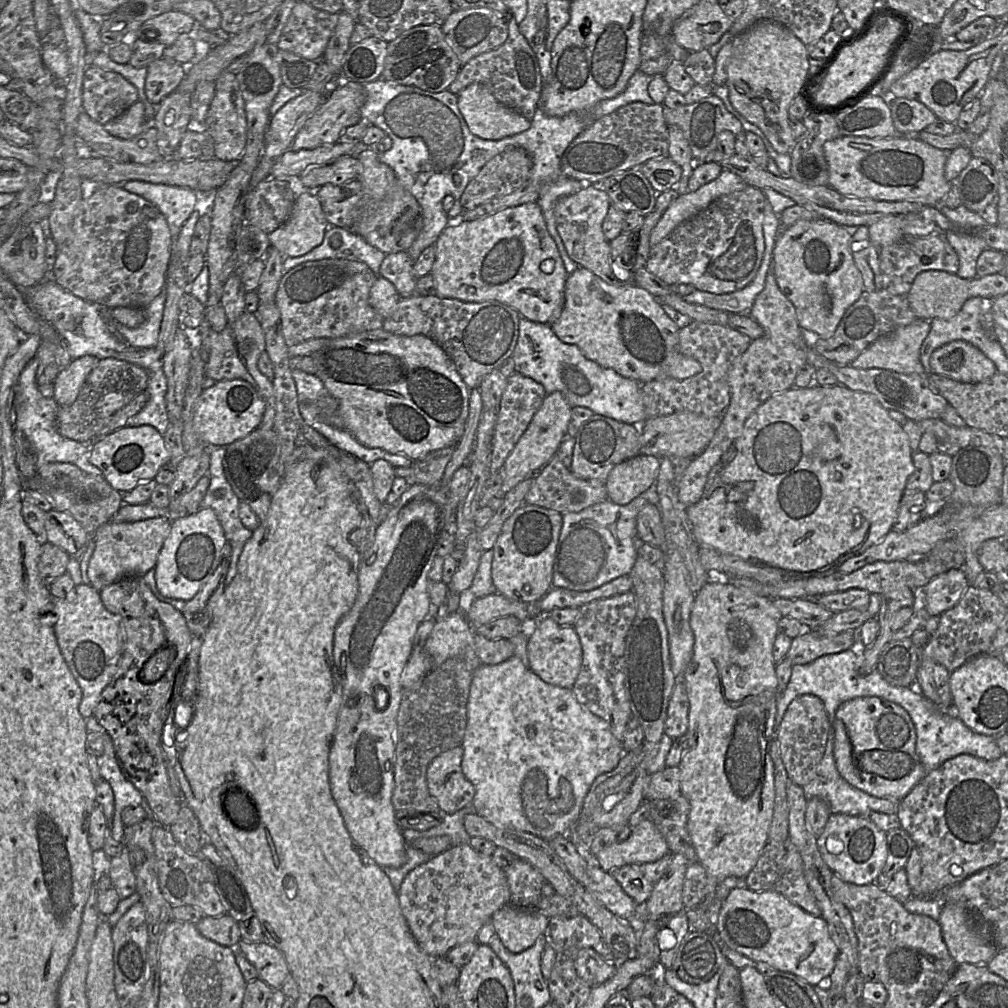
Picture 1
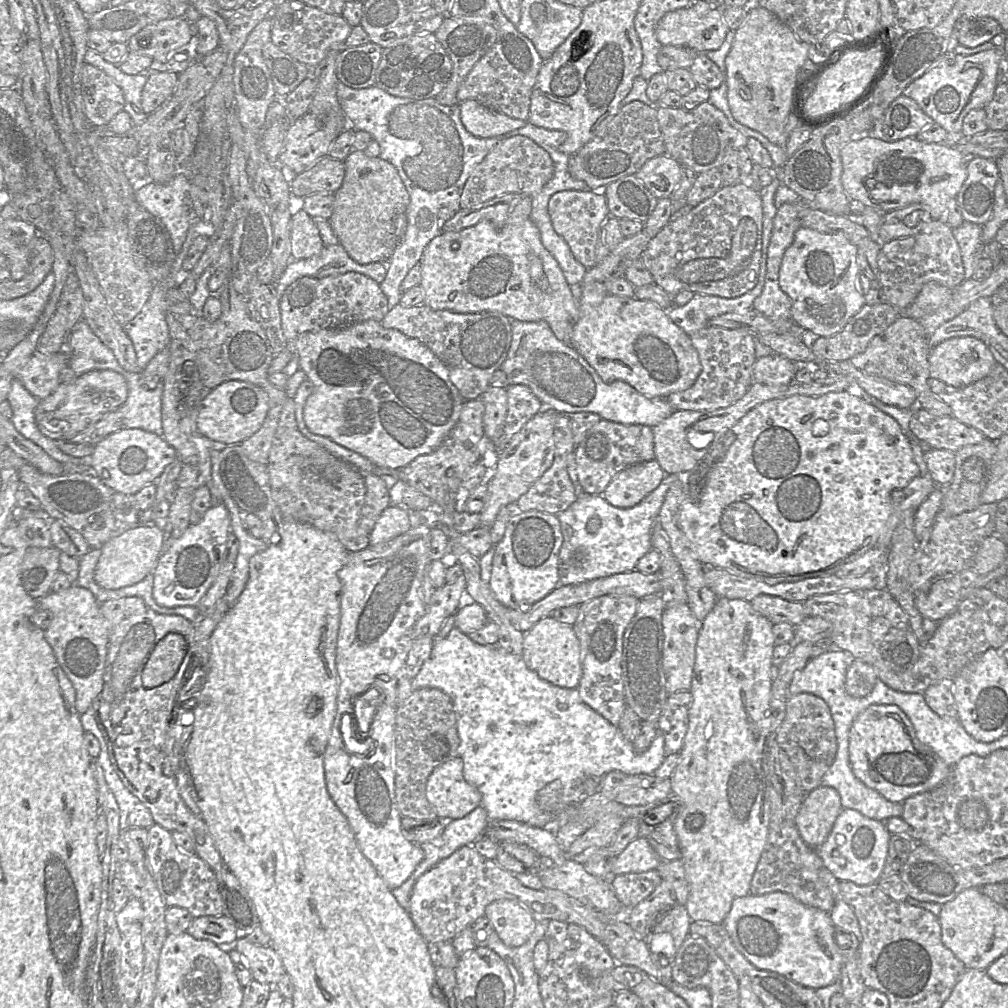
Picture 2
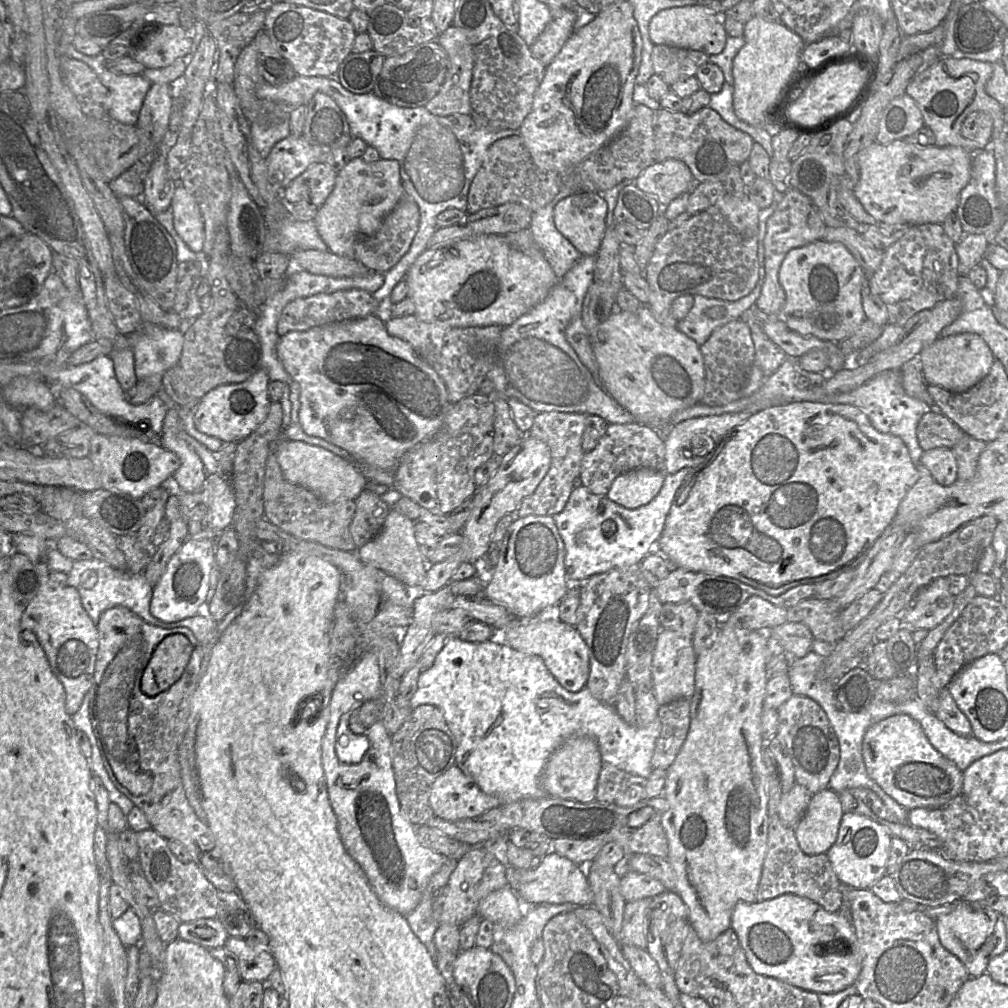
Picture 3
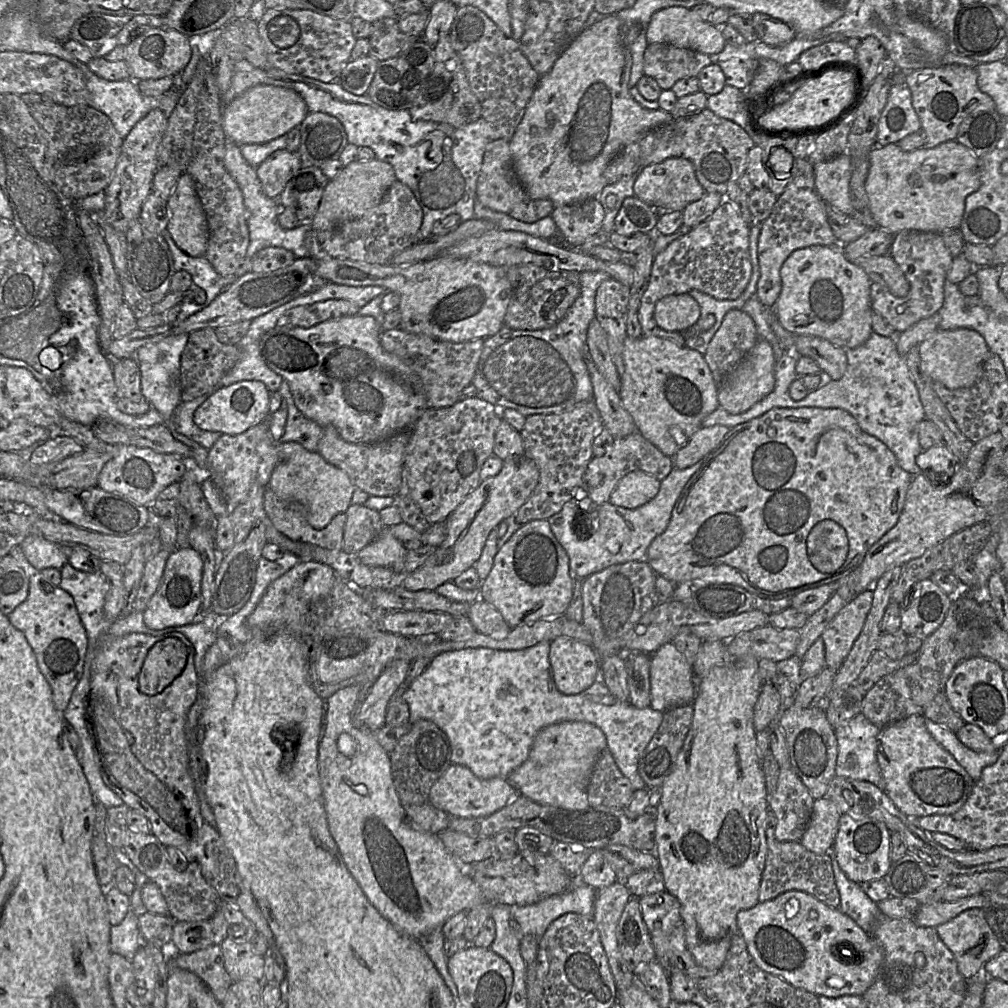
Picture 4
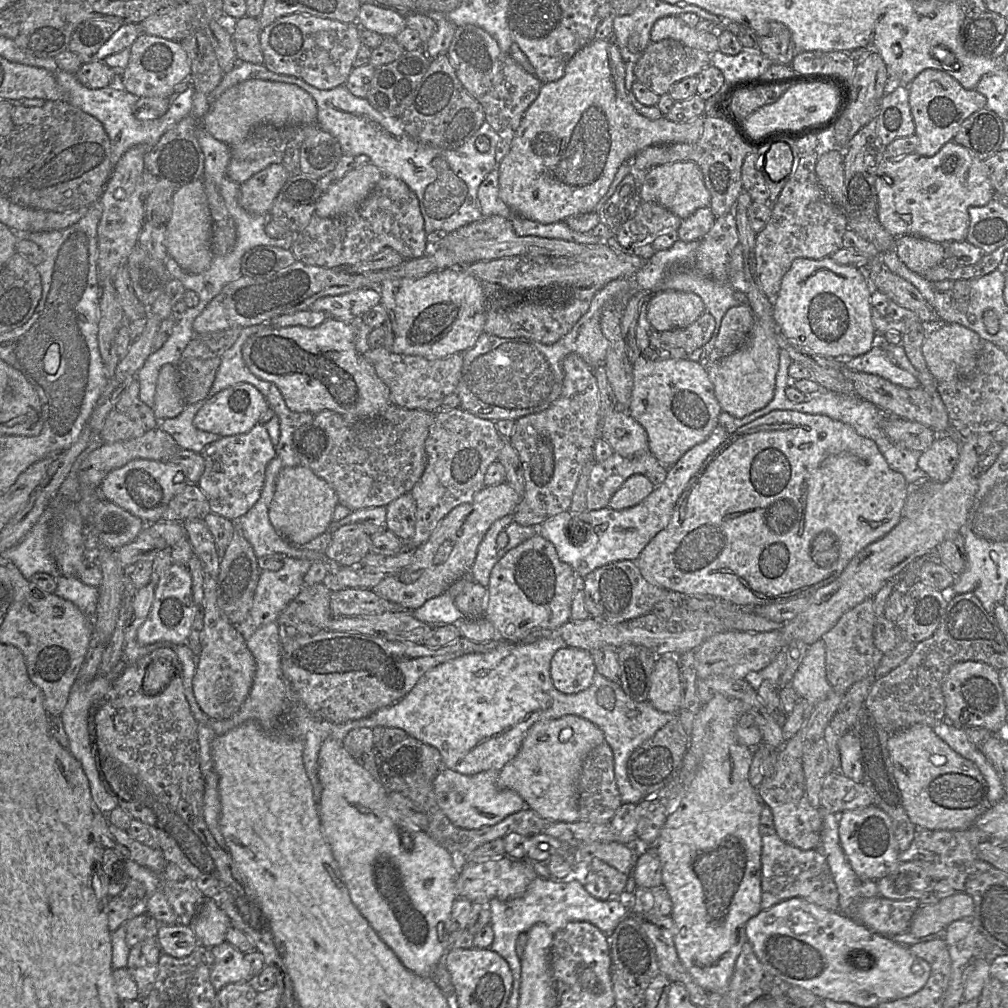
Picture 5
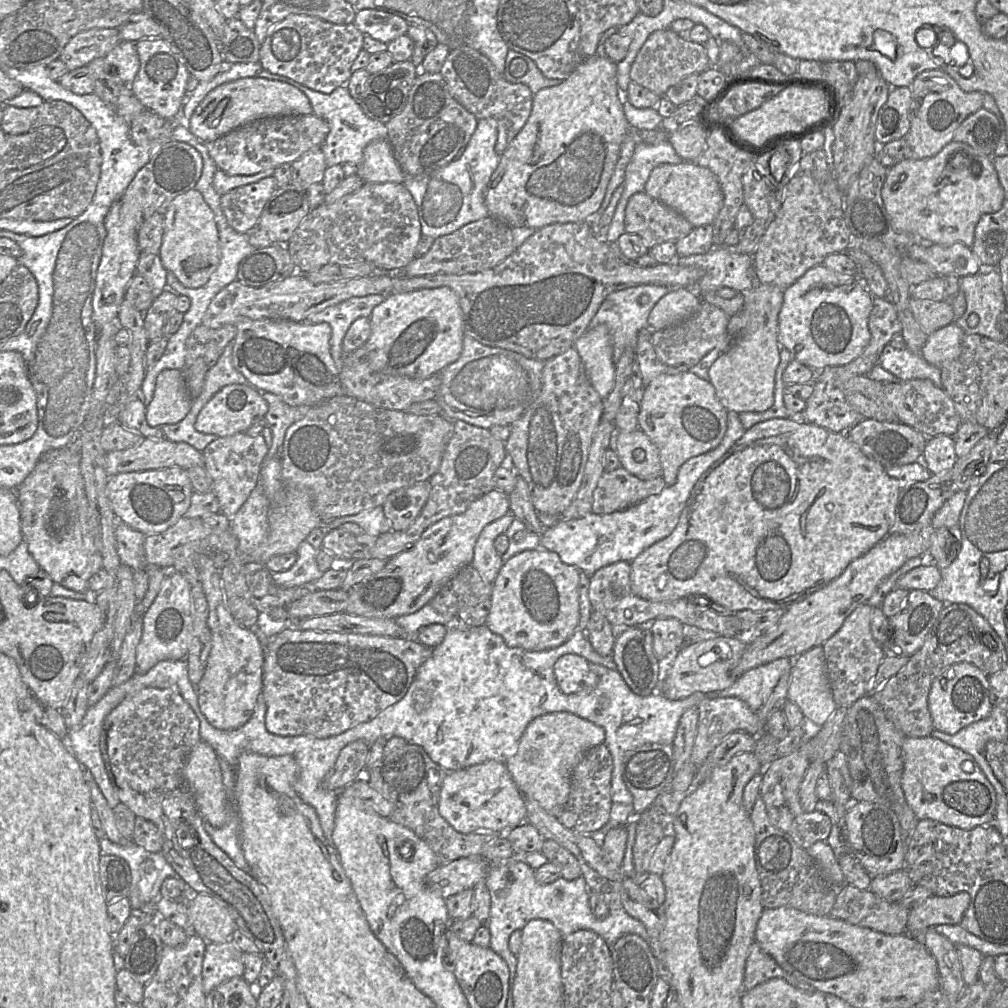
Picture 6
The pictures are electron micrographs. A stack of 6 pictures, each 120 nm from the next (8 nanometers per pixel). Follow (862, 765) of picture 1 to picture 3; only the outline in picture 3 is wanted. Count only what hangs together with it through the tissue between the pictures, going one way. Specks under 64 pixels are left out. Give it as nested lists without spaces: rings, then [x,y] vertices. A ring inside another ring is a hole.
[[[895,714],[871,725],[862,741],[862,756],[869,777],[906,810],[940,807],[963,787],[963,771],[939,753],[920,724],[905,714]]]

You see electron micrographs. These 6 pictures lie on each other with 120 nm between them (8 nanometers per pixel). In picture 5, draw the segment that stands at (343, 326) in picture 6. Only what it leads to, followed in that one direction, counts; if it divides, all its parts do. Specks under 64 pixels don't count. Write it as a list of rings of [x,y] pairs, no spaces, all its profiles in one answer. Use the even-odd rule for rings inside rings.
[[[359,289],[342,295],[319,298],[309,310],[324,312],[328,318],[351,323],[359,321],[364,313],[380,301],[381,294],[378,289]]]

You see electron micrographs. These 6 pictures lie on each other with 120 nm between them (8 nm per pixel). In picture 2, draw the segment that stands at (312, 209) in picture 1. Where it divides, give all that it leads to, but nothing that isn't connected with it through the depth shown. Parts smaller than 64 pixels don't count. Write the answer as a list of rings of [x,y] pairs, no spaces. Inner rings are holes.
[[[303,209],[292,215],[290,243],[291,260],[316,256],[324,247],[314,219]]]

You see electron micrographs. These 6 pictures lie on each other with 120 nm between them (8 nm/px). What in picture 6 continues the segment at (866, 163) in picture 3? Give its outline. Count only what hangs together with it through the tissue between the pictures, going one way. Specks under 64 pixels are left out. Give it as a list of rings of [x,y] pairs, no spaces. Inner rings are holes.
[[[952,140],[933,157],[920,160],[903,159],[890,167],[881,189],[881,197],[891,226],[896,232],[907,233],[926,244],[962,243],[972,248],[979,219],[984,214],[995,213],[1001,209],[1004,190],[999,182],[992,156],[979,153],[966,143]],[[956,153],[965,159],[965,167],[949,167],[949,161]]]

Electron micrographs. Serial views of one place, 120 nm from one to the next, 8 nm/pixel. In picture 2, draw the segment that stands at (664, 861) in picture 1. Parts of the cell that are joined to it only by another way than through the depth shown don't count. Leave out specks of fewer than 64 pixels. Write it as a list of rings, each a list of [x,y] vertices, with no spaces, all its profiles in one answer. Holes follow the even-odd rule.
[[[656,869],[640,873],[615,875],[611,886],[624,910],[630,910],[649,897],[662,882]]]

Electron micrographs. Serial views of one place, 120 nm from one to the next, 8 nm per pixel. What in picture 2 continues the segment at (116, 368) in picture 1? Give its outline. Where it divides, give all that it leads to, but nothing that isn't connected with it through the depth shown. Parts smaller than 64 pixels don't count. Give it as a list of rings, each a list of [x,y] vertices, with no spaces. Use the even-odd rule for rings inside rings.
[[[109,369],[92,370],[70,383],[60,383],[52,394],[40,399],[35,409],[35,421],[44,436],[53,440],[69,439],[118,409],[127,397],[128,387],[124,376]]]

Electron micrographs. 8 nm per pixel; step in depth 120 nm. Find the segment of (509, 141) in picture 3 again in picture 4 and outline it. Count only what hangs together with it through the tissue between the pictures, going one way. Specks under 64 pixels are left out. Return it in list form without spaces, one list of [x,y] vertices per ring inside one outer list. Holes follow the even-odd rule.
[[[499,138],[489,142],[484,151],[477,179],[476,200],[483,206],[506,213],[523,222],[533,223],[552,213],[554,205],[549,199],[532,199],[518,180],[512,163],[509,141]]]

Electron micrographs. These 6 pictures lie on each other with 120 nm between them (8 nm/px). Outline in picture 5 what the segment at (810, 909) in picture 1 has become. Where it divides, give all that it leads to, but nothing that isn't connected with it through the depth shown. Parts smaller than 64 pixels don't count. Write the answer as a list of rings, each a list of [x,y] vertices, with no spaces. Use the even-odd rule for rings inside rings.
[[[764,804],[760,815],[759,831],[761,853],[761,909],[790,898],[803,898],[830,911],[839,911],[839,893],[825,855],[818,849],[802,850],[783,841],[774,827],[771,809]]]

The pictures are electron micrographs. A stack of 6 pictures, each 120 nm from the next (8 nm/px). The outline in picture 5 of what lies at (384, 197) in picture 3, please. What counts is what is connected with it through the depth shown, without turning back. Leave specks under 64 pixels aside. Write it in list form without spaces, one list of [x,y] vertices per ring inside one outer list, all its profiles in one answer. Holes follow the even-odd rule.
[[[370,162],[353,168],[321,194],[313,215],[321,218],[329,218],[356,210],[382,177],[381,170]]]

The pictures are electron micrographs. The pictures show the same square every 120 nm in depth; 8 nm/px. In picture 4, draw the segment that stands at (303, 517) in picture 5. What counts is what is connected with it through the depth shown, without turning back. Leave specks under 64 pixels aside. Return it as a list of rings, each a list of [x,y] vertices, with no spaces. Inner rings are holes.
[[[296,442],[278,443],[277,453],[278,461],[268,487],[281,499],[296,501],[304,505],[307,509],[307,521],[313,528],[323,529],[334,516],[347,511],[356,487],[343,470],[328,463],[319,453],[310,452]]]

